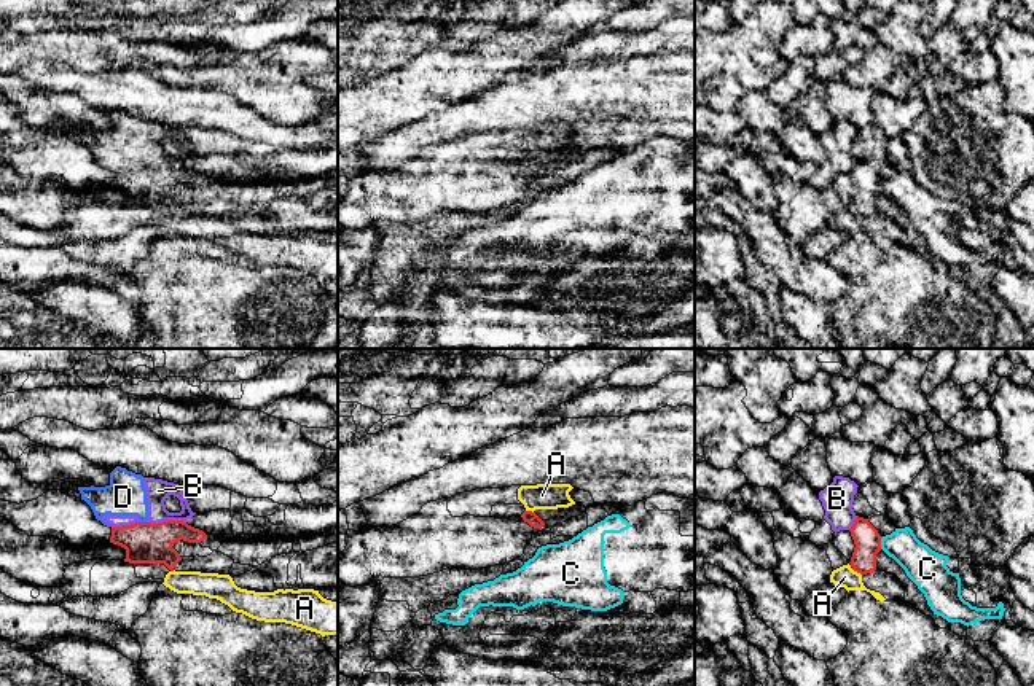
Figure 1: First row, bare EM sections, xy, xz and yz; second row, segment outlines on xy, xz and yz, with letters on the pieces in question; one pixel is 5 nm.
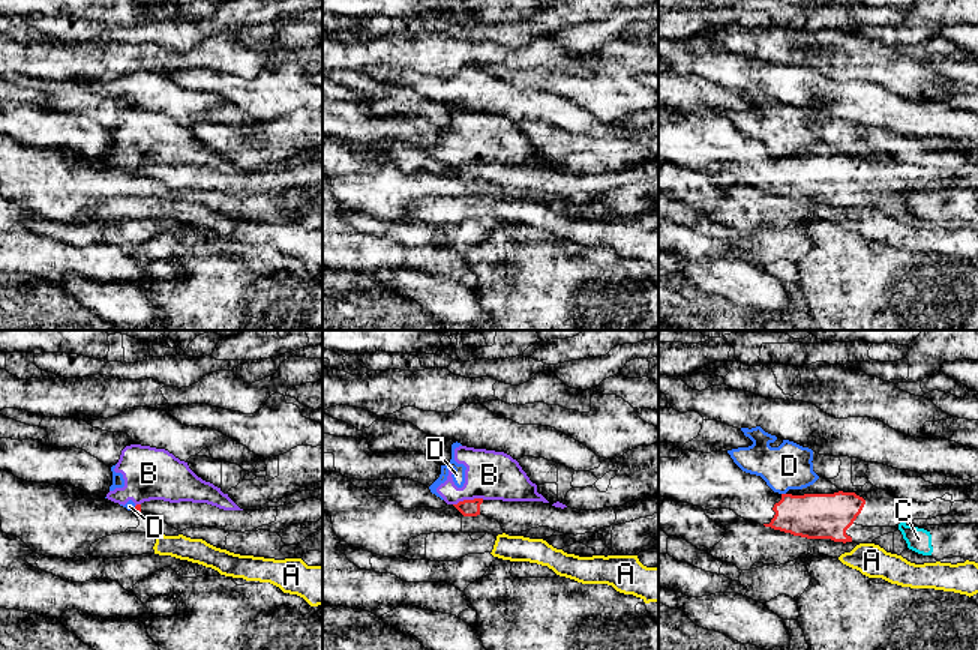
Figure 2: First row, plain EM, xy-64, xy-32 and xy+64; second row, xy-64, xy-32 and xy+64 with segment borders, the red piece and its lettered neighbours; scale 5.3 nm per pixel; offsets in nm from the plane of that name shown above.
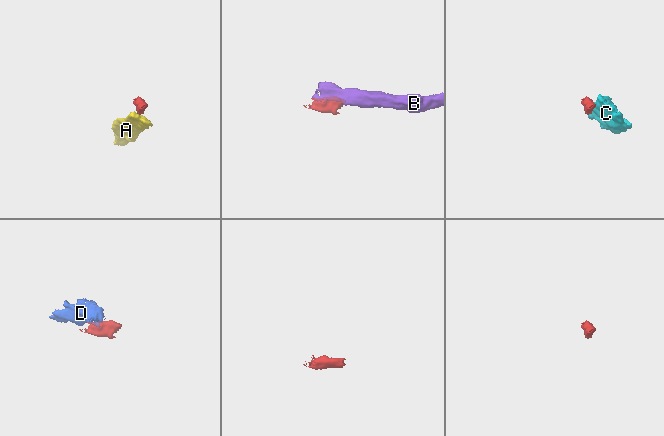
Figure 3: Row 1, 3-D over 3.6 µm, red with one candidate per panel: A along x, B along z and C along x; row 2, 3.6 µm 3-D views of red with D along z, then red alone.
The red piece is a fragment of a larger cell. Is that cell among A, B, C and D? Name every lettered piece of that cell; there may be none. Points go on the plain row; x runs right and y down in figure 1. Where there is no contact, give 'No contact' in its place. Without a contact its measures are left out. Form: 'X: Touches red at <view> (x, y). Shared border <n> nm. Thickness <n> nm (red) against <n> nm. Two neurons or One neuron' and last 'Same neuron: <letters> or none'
A: Touches red at yz (856, 214). Shared border 70 nm. Thickness 140 nm (red) against 110 nm. Two neurons
B: Touches red at xy (166, 164). Shared border 200 nm. Thickness 200 nm (red) against 110 nm. Two neurons
C: Touches red at yz (880, 187). Shared border 70 nm. Thickness 140 nm (red) against 190 nm. Two neurons
D: Touches red at xy (142, 166). Shared border 40 nm. Thickness 200 nm (red) against 200 nm. Two neurons
Same neuron: none

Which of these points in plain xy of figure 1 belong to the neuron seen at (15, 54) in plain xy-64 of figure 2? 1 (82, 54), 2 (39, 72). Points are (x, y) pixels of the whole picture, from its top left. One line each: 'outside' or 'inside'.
1: inside
2: outside

